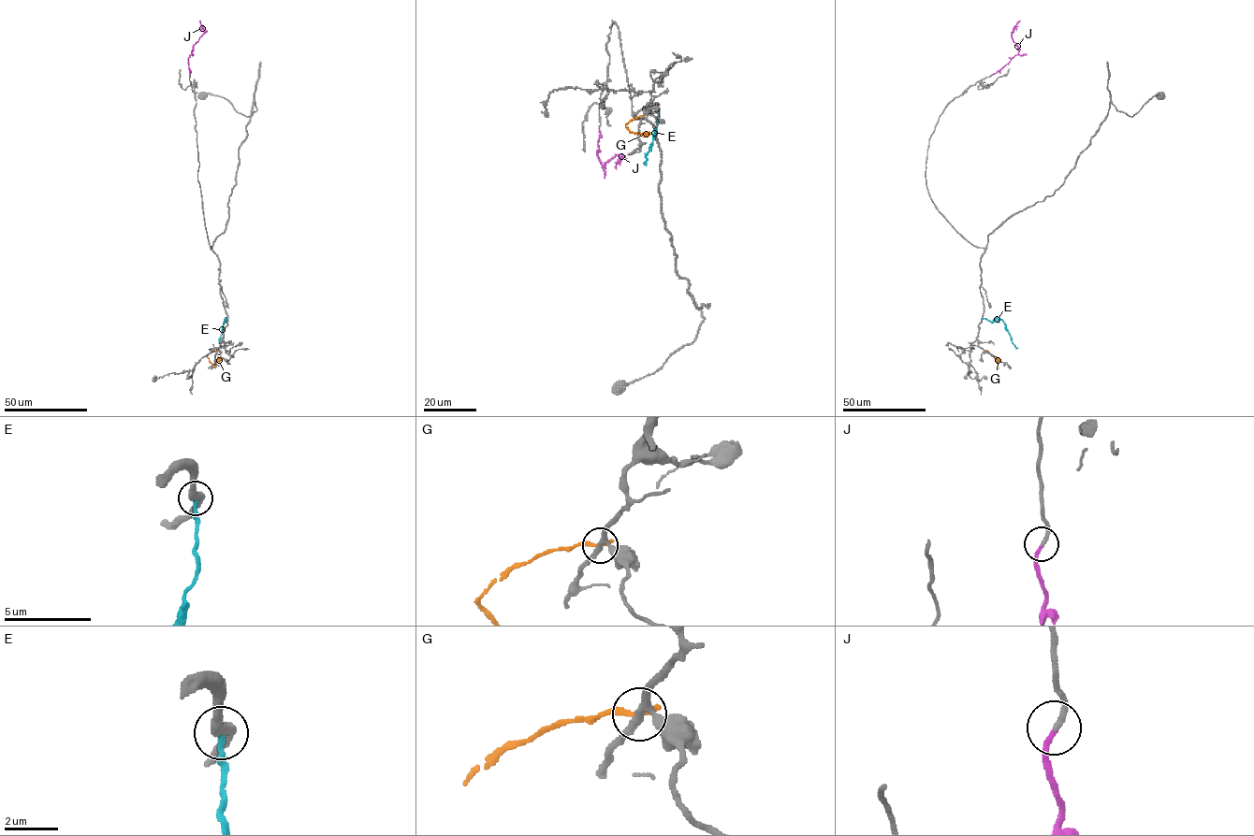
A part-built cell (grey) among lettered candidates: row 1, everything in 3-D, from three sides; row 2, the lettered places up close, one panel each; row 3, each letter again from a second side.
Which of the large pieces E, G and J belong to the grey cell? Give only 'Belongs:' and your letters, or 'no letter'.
Belongs: J

